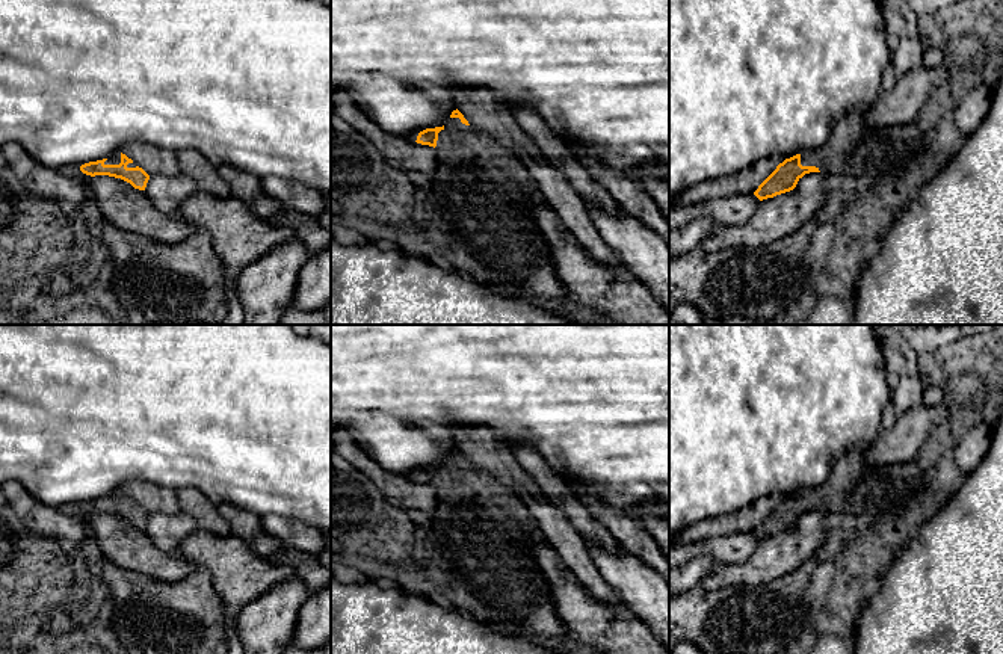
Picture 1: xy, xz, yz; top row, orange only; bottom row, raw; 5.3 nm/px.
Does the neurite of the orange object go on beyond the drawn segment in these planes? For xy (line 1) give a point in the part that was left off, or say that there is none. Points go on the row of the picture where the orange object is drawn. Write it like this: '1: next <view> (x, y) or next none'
1: next xy (73, 171)

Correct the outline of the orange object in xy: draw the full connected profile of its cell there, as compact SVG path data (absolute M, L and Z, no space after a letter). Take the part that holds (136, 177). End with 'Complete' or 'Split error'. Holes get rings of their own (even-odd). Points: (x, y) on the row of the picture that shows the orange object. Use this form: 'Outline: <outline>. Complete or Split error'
Outline: M121 151L103 160L62 166L59 172L65 177L80 180L88 180L95 175L109 175L121 178L139 190L145 190L150 180L150 175Z. Split error

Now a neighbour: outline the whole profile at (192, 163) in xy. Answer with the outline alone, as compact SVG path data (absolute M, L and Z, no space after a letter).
M183 150L177 153L180 172L196 181L198 190L227 198L231 195L228 183L201 153Z

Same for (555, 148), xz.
M518 107L514 116L523 131L530 137L547 162L554 165L566 178L569 186L579 193L588 207L603 210L609 214L618 213L618 202L610 196L607 189L601 186L580 163L572 147L535 110Z

